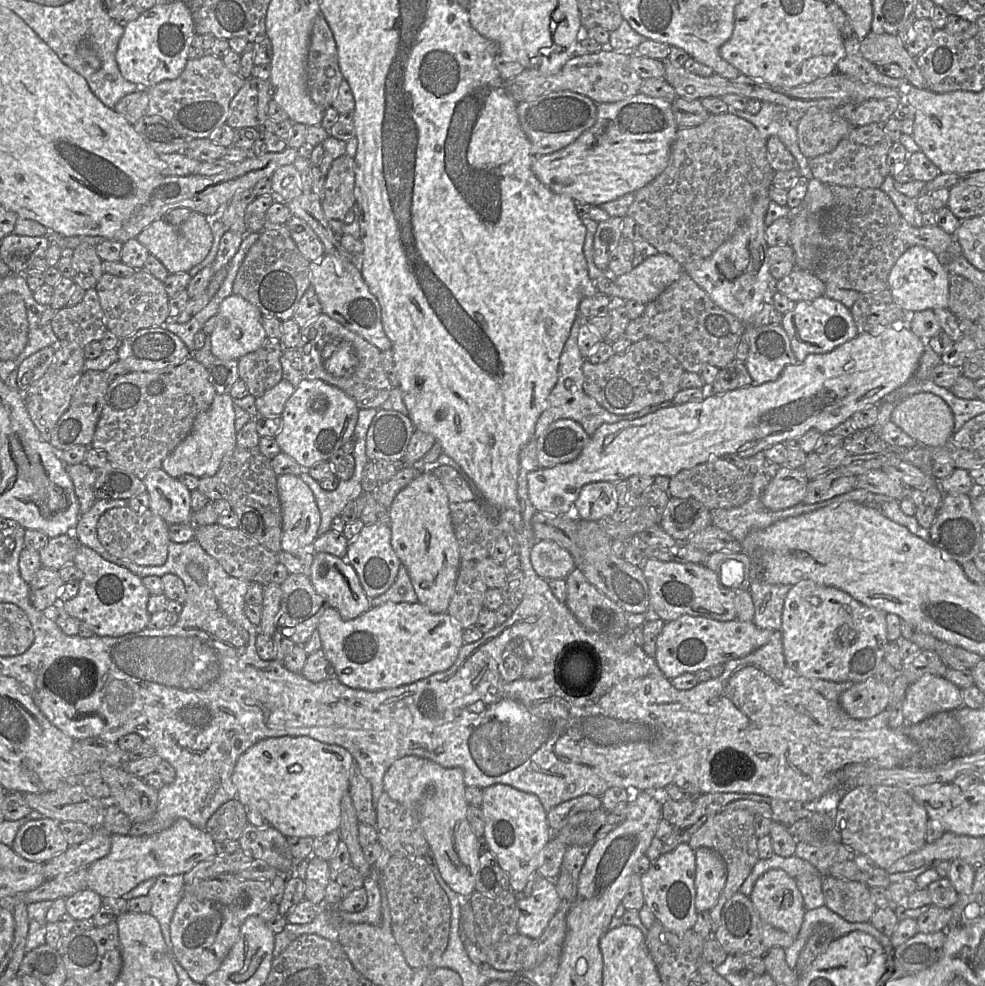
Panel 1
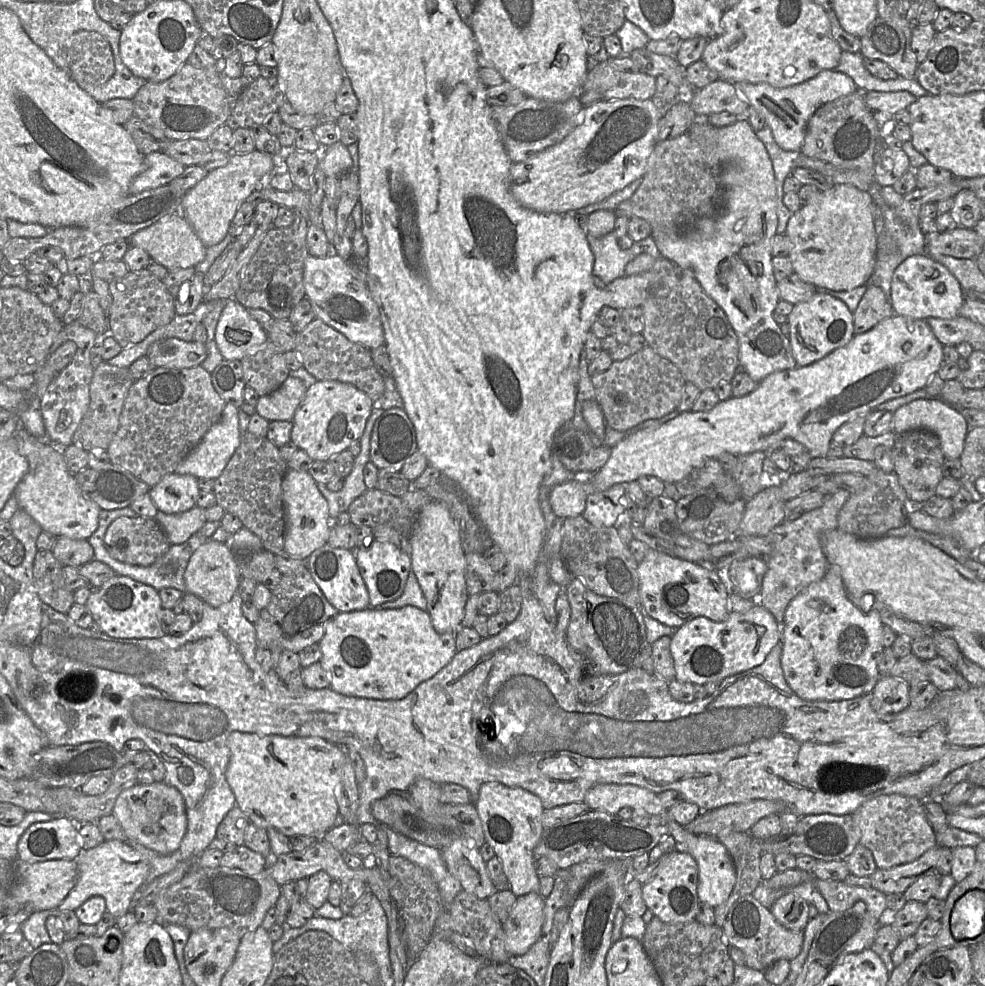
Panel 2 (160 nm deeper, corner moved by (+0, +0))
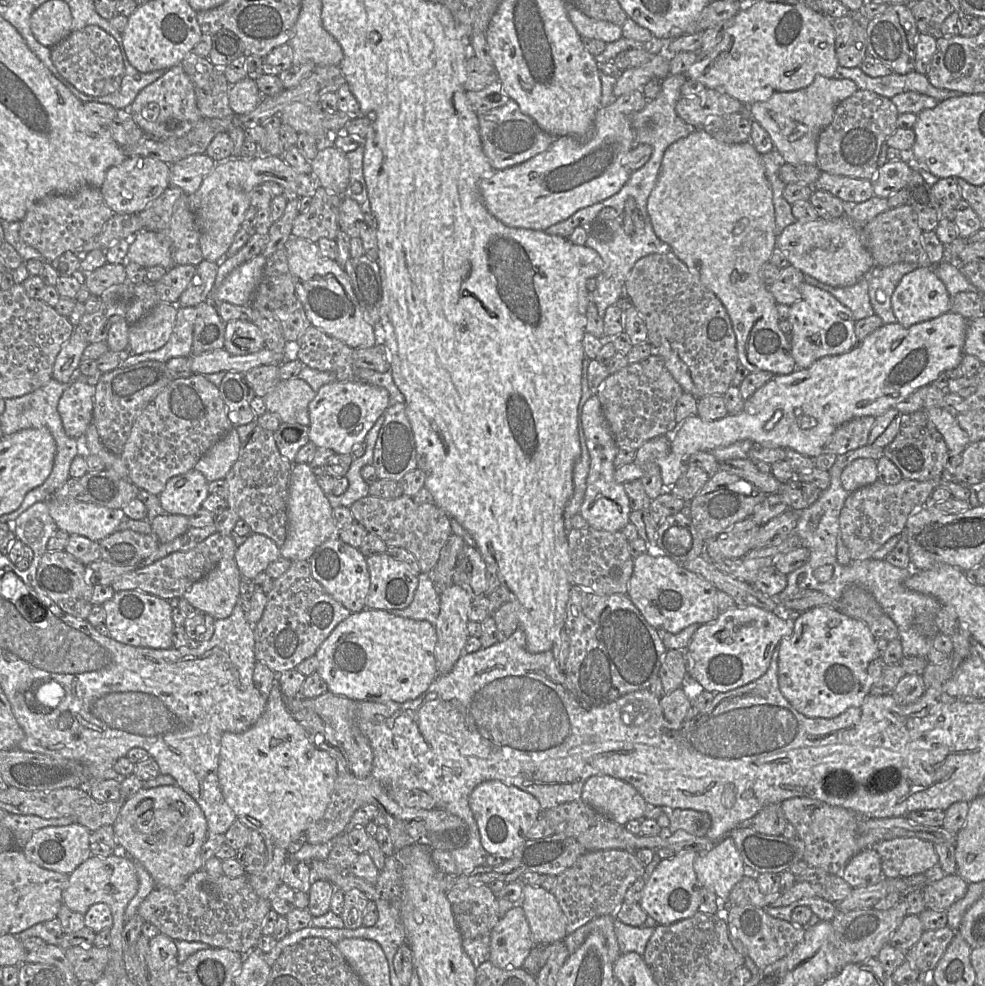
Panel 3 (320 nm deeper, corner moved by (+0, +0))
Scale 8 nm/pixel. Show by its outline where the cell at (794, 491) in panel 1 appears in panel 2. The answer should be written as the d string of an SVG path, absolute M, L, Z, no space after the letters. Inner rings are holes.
M779 486L763 488L746 504L738 535L765 537L784 521L784 505Z

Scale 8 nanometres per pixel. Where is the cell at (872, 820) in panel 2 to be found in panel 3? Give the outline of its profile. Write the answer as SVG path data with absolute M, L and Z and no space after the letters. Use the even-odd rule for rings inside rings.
M899 837L876 843L874 848L880 855L883 877L901 878L925 873L938 865L938 855L934 844L915 837Z

